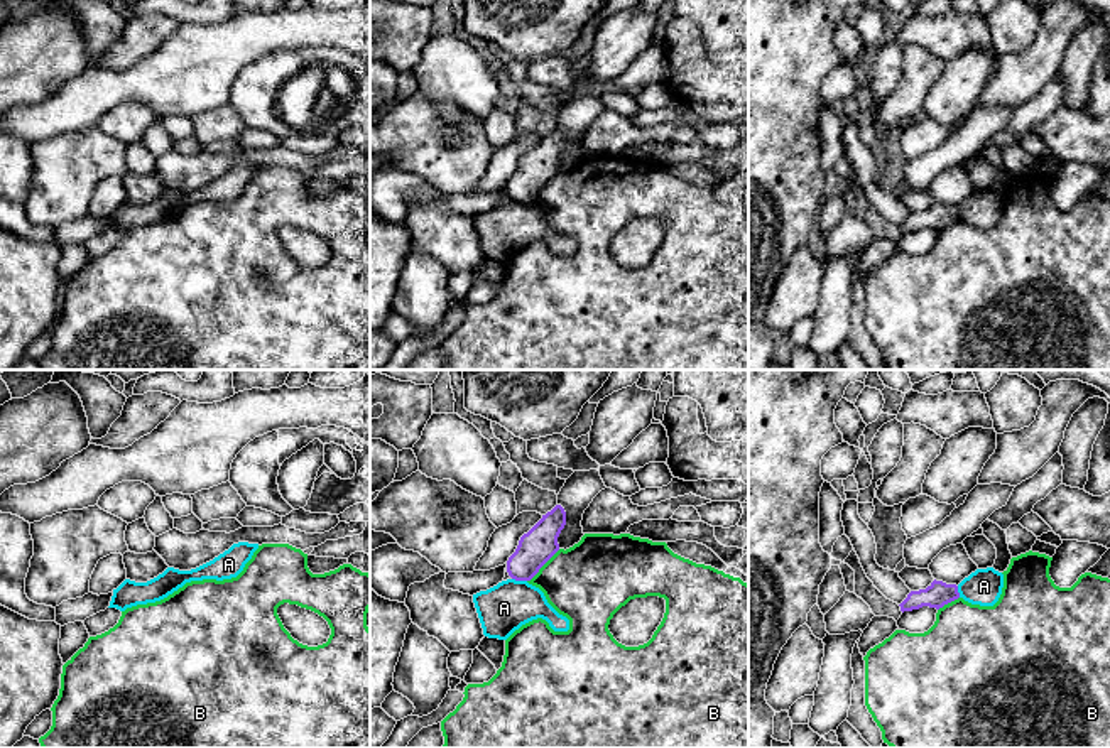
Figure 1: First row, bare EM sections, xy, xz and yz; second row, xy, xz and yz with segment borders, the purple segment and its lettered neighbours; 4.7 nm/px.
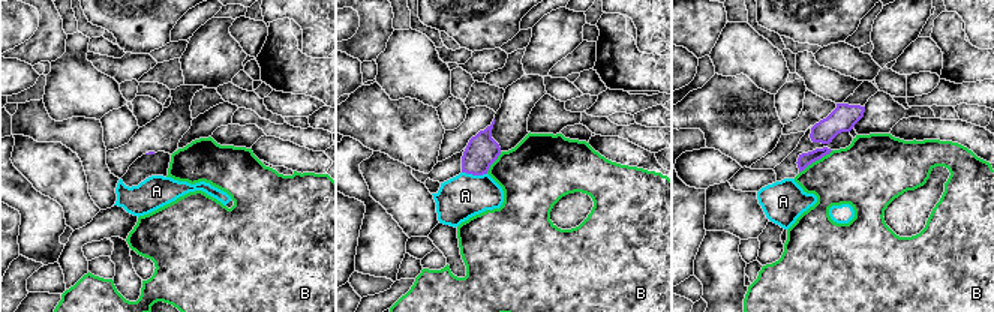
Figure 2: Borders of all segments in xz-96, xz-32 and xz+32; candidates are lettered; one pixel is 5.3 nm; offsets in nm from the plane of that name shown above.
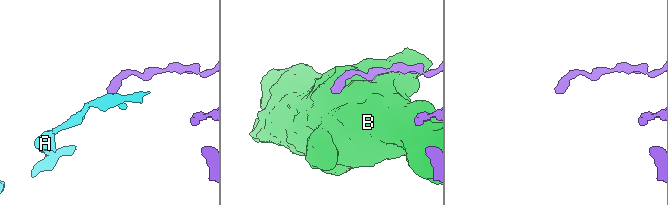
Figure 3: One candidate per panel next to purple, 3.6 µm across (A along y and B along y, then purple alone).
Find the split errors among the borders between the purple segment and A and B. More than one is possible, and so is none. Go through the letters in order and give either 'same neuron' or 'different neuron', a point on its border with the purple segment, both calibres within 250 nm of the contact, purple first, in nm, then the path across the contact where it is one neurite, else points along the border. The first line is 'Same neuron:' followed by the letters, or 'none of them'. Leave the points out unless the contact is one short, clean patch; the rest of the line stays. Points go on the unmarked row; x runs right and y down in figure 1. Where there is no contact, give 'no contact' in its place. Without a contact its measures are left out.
Same neuron: none of them
A: different neuron; meets purple in xz at (519, 201); 170 nm thick on the purple side, 240 nm on the other; border along xz (512, 200), (526, 203)
B: different neuron; meets purple in xz at (543, 186); 170 nm thick on the purple side, 380 nm on the other

